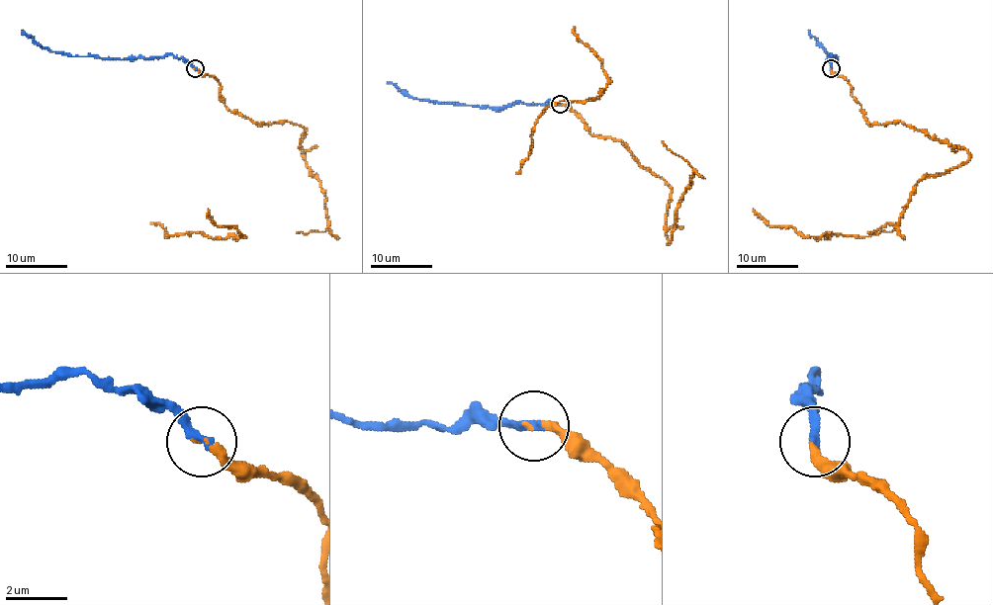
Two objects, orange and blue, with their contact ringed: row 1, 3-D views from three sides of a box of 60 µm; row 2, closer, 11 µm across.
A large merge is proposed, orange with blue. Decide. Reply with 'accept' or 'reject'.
accept

